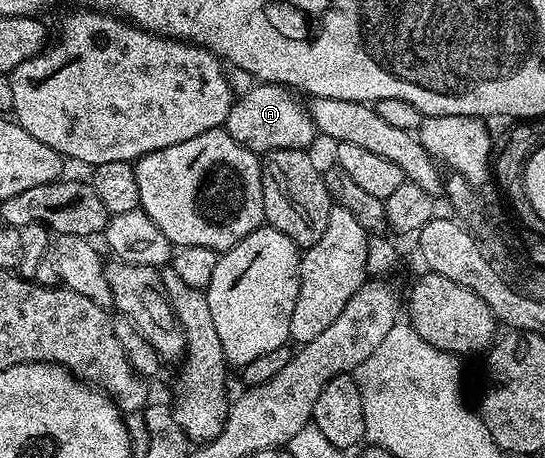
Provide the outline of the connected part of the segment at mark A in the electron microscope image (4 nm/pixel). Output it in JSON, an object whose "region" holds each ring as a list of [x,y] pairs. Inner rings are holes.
{"region":[[[276,82],[253,84],[242,98],[240,95],[234,101],[223,128],[236,142],[243,144],[243,148],[254,150],[258,156],[269,154],[272,150],[308,151],[318,132],[300,100],[288,86],[279,86]]]}

